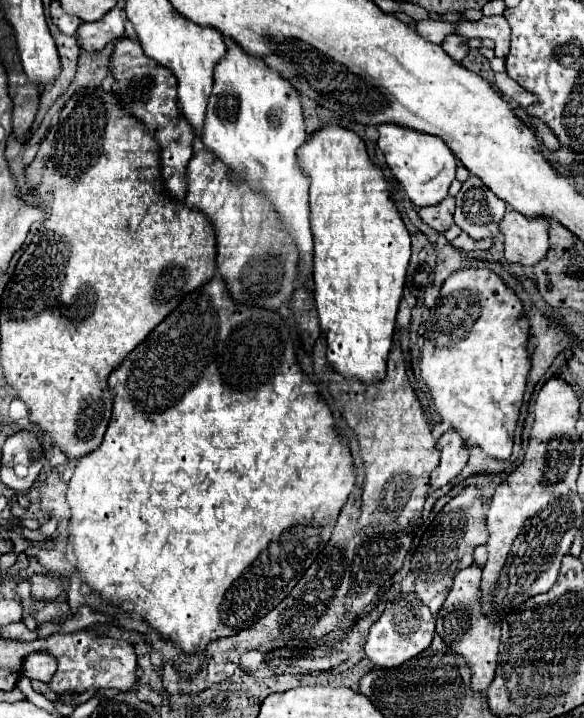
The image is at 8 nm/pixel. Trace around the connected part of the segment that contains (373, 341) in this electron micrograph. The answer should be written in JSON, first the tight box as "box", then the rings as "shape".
{"box":[299,124,411,386],"shape":[[[327,124],[299,148],[303,174],[309,178],[309,208],[314,236],[312,278],[321,330],[327,338],[327,362],[345,378],[357,378],[365,386],[377,384],[387,374],[387,356],[395,332],[395,316],[405,288],[405,272],[411,256],[409,232],[391,200],[383,172],[369,160],[365,142],[351,130]]]}

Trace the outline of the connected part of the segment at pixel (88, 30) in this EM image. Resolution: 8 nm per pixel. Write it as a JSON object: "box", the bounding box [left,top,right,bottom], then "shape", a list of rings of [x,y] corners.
{"box":[77,6,125,52],"shape":[[[115,6],[113,10],[109,10],[97,22],[81,24],[81,28],[77,30],[79,46],[85,48],[85,50],[89,50],[89,52],[97,52],[107,42],[121,40],[121,38],[125,38],[125,20],[123,20],[121,6]]]}

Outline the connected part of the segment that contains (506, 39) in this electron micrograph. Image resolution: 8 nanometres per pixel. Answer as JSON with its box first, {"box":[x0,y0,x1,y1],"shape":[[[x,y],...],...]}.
{"box":[453,16,511,58],"shape":[[[483,16],[477,22],[459,20],[453,24],[455,34],[465,38],[491,38],[495,42],[495,56],[505,58],[510,50],[511,29],[503,16]]]}

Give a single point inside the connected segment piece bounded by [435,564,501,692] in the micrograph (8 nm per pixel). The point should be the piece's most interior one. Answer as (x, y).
(466, 631)

